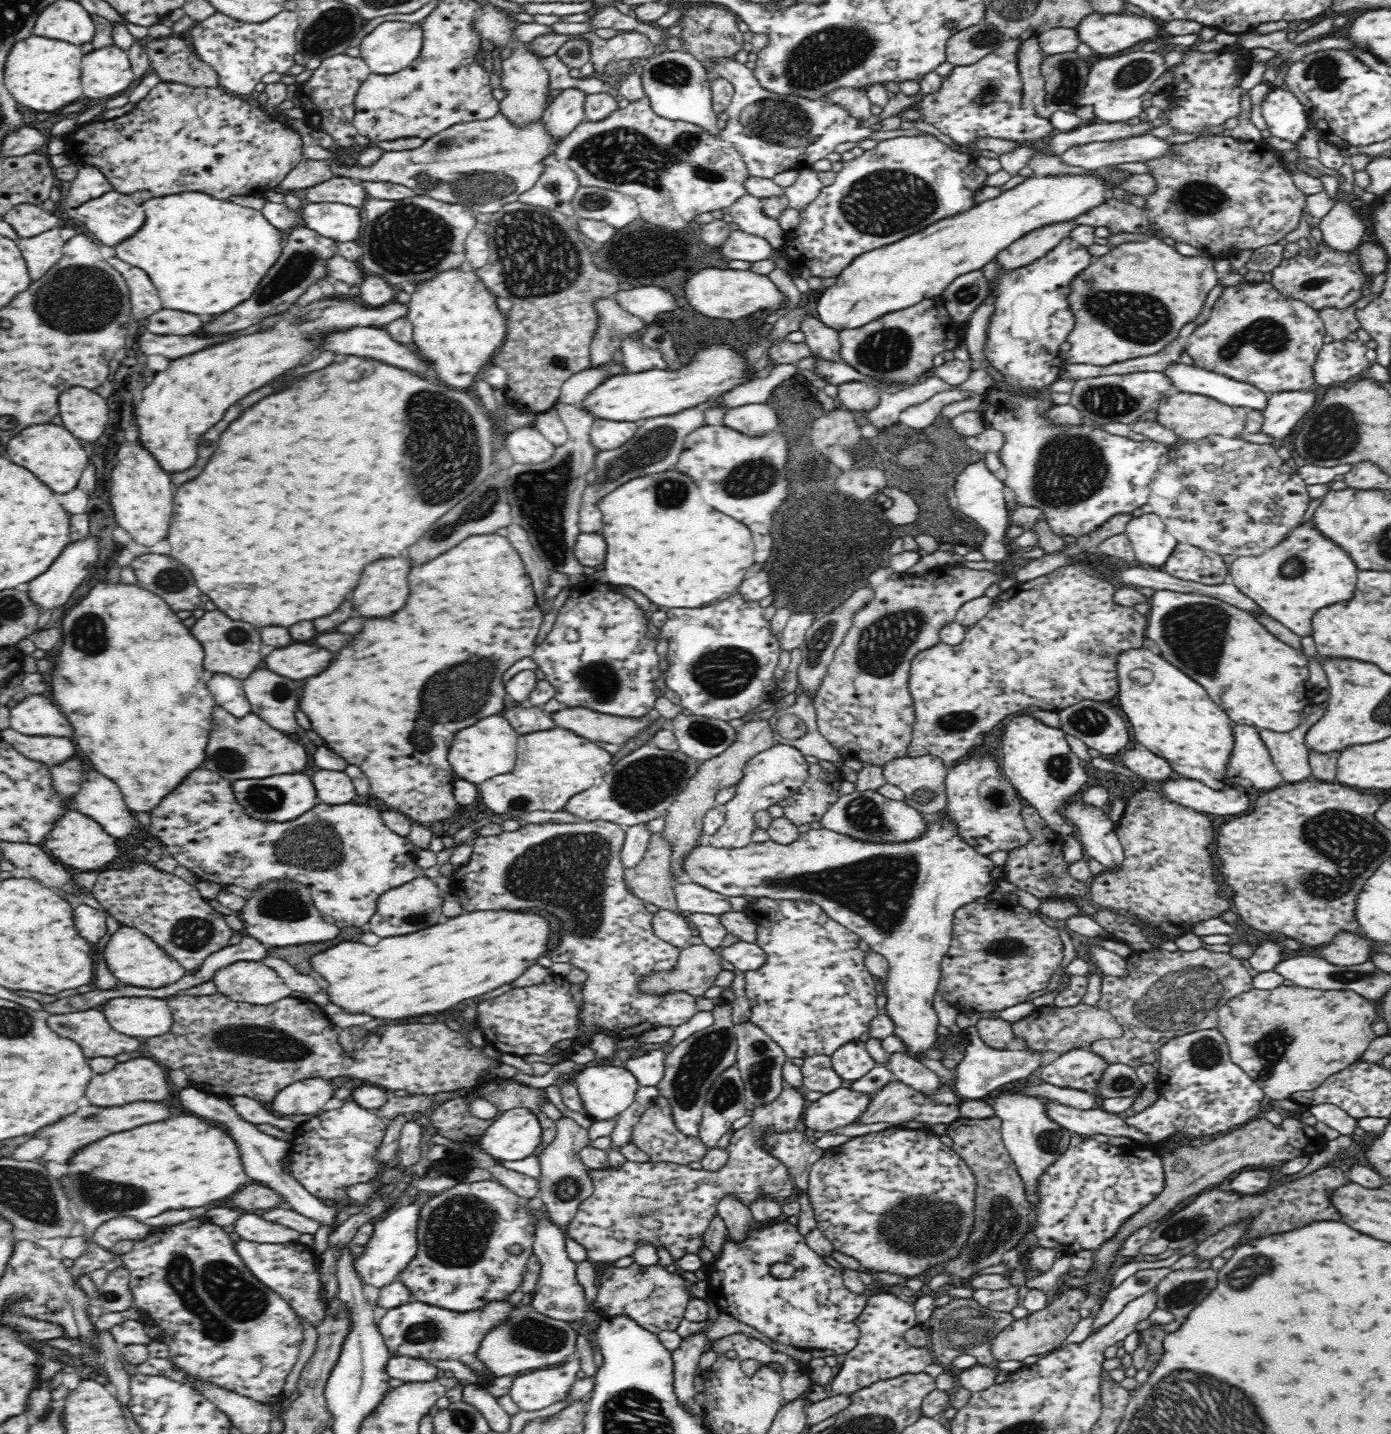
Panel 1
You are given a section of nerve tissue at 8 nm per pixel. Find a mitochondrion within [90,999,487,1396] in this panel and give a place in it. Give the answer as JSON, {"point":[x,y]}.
{"point":[228,1299]}

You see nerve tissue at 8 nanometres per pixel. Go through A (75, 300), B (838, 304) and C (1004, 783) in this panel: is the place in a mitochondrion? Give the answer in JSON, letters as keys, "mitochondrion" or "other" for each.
{"A":"mitochondrion","B":"other","C":"other"}

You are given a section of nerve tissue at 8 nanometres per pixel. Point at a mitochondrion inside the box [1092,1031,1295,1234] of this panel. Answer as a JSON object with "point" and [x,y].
{"point":[1206,1052]}

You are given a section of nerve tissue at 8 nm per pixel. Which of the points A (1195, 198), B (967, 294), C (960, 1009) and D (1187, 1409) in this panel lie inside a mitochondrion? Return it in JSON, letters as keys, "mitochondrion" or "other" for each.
{"A":"mitochondrion","B":"mitochondrion","C":"other","D":"mitochondrion"}

